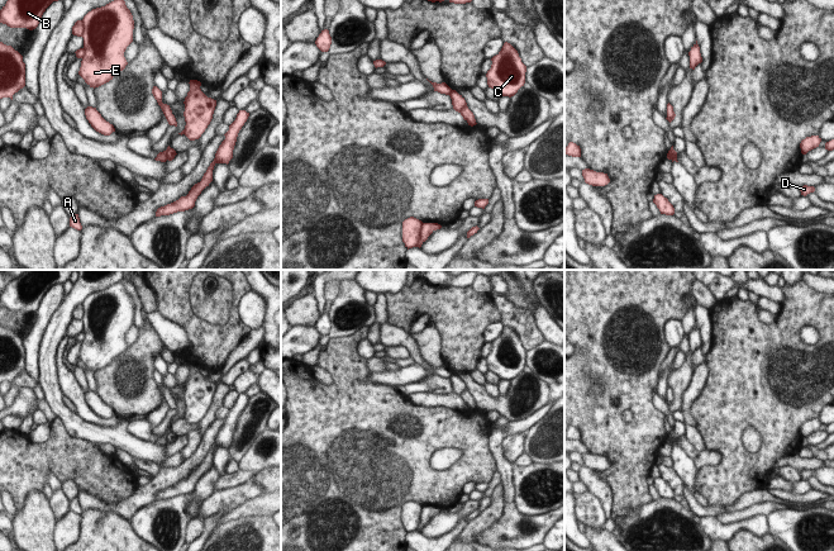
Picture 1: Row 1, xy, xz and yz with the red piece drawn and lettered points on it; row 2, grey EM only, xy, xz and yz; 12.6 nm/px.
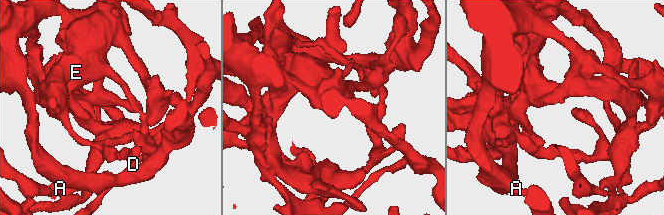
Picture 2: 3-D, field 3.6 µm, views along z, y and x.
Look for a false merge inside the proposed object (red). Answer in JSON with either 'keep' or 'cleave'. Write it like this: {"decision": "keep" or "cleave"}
{"decision": "cleave"}

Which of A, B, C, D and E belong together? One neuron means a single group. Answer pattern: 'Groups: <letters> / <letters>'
Groups: A B C D / E

